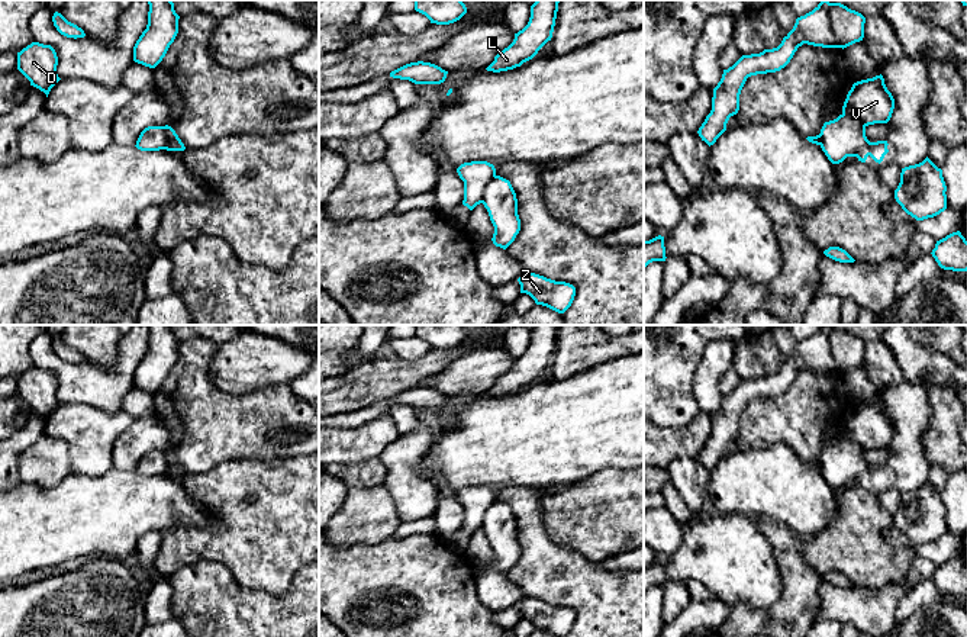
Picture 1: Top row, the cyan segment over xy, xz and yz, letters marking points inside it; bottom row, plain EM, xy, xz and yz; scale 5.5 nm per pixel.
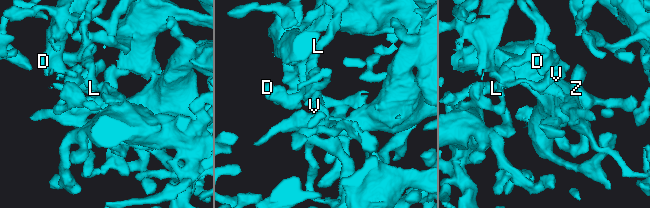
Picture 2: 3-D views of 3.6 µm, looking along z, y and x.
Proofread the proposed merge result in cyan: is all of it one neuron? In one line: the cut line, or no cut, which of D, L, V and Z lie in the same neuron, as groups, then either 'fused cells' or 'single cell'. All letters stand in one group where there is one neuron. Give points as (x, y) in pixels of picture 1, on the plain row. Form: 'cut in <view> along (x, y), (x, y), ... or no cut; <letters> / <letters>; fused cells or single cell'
cut in yz along (829, 328), (829, 350), (841, 372); D L Z / V; fused cells

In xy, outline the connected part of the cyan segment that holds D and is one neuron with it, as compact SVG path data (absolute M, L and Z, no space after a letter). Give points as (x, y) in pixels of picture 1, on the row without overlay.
M32 367L17 377L17 395L30 406L30 411L48 422L51 414L61 405L57 399L58 382L51 370Z

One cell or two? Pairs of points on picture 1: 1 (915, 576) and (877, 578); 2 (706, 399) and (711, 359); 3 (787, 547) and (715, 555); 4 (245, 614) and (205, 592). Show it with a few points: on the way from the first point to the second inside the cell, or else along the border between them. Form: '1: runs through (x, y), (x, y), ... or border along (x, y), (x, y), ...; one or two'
1: border along (912, 560), (905, 581); two
2: runs through (706, 389), (706, 376), (711, 369); one
3: border along (757, 520), (757, 527), (773, 552), (780, 582); two
4: runs through (235, 614), (226, 614), (215, 602); one

